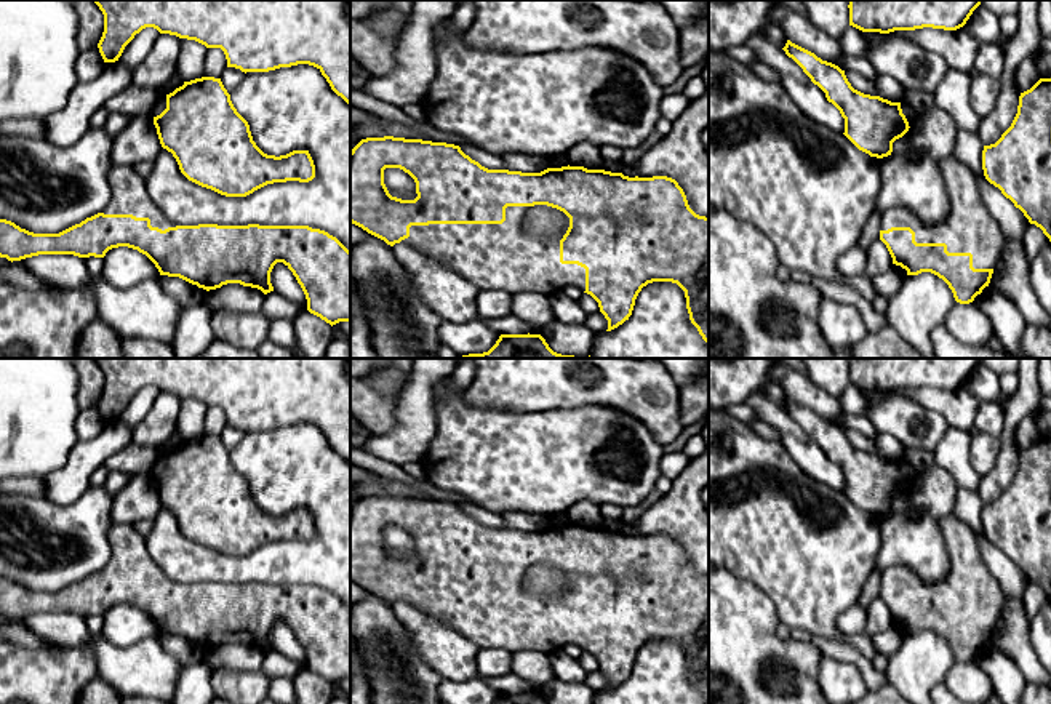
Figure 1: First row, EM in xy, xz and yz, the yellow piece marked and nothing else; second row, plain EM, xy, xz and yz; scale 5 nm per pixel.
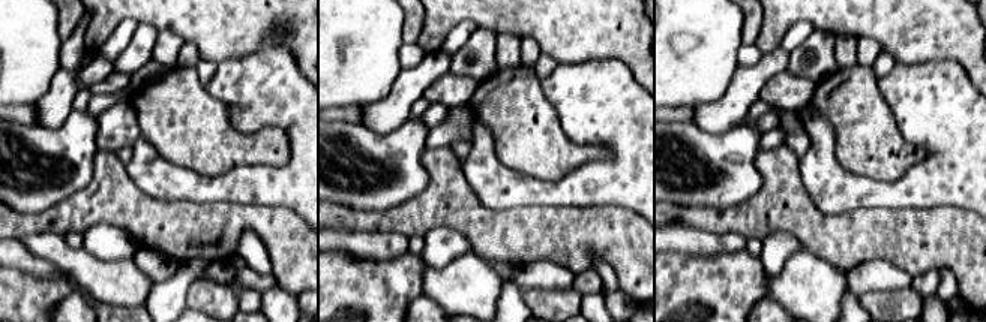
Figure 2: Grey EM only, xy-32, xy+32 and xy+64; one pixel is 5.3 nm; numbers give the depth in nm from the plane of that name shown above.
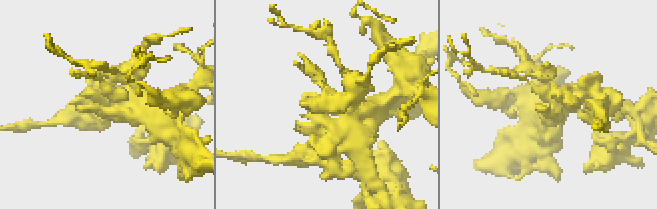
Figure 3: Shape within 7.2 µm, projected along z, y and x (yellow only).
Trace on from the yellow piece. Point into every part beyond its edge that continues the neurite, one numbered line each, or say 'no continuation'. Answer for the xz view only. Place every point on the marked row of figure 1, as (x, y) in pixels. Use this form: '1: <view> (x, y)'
1: xz (504, 256)

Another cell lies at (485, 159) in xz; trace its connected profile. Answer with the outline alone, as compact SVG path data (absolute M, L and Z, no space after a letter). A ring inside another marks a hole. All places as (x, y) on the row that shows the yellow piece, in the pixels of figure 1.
M474 144L461 146L461 150L488 170L506 170L502 157L490 154Z

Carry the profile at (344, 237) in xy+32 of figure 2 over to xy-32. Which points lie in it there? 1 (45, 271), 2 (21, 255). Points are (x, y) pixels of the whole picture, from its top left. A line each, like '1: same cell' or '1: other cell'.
1: other cell
2: other cell

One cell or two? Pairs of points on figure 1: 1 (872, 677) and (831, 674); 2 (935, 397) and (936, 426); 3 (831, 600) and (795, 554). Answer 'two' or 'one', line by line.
1: two
2: two
3: one

